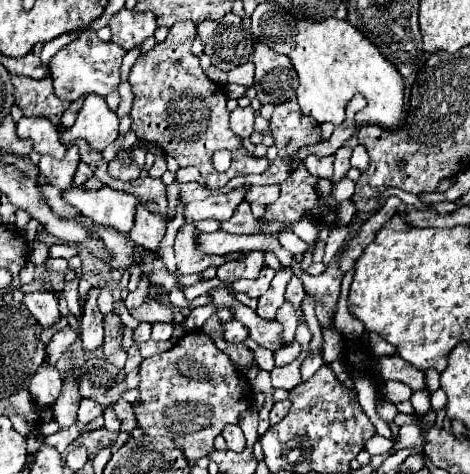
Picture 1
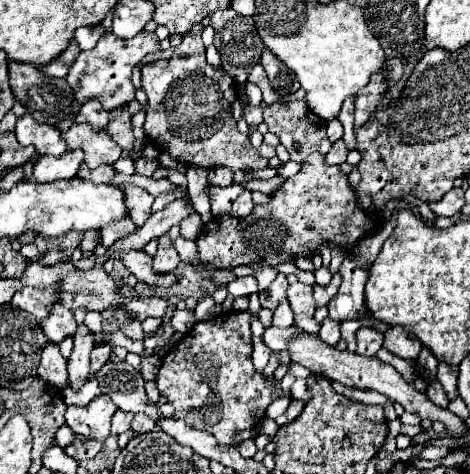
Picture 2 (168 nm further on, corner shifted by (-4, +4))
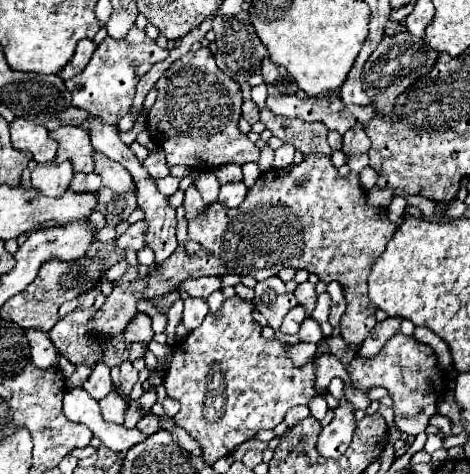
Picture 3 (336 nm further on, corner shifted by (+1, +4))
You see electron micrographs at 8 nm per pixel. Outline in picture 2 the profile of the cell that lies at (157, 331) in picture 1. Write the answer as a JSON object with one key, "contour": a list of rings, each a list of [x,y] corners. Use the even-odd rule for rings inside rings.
{"contour":[[[189,308],[175,310],[175,316],[171,318],[171,324],[173,324],[173,328],[177,332],[187,334],[193,328],[193,324],[195,324],[195,310],[189,310]]]}

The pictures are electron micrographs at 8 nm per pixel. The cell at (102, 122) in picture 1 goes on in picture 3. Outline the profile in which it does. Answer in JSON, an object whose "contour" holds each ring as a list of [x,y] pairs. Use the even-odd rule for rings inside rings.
{"contour":[[[62,126],[50,134],[58,140],[58,162],[70,160],[74,172],[94,172],[94,148],[90,136],[80,126]]]}

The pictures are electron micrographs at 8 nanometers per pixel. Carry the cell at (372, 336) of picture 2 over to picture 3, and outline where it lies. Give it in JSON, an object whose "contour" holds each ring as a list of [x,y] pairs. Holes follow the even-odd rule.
{"contour":[[[310,154],[290,168],[272,168],[264,172],[238,208],[226,208],[218,202],[208,206],[204,214],[188,224],[188,240],[198,242],[200,250],[188,254],[184,244],[180,244],[168,260],[150,268],[148,284],[142,280],[130,284],[116,282],[112,294],[90,318],[86,328],[92,342],[108,340],[122,332],[134,316],[138,298],[174,292],[186,278],[250,274],[256,280],[266,280],[282,268],[306,268],[318,274],[322,282],[336,280],[344,286],[346,312],[340,320],[340,336],[356,350],[376,326],[376,308],[366,296],[366,280],[394,232],[396,224],[390,222],[388,212],[366,204],[358,174],[340,176],[328,156]]]}

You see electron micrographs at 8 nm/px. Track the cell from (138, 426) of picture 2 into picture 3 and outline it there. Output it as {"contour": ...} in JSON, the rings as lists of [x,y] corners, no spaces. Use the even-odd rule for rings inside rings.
{"contour":[[[154,414],[144,416],[144,418],[140,418],[140,422],[136,424],[136,428],[138,428],[140,432],[144,432],[144,434],[154,434],[154,432],[158,430],[158,418],[156,418]]]}

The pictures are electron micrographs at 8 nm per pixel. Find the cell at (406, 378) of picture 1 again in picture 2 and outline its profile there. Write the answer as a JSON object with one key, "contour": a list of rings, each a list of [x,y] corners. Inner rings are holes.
{"contour":[[[389,326],[387,332],[385,332],[385,344],[383,344],[383,348],[387,348],[389,352],[393,352],[399,358],[415,360],[419,356],[421,344],[405,328],[391,328]]]}

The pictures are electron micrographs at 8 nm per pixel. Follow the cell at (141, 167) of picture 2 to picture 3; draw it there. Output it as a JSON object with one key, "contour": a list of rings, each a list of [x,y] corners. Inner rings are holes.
{"contour":[[[152,150],[150,156],[142,162],[142,166],[148,170],[148,174],[152,178],[164,178],[164,176],[170,174],[170,168],[166,164],[166,158],[164,158],[164,152],[162,150],[160,152],[158,150]]]}

